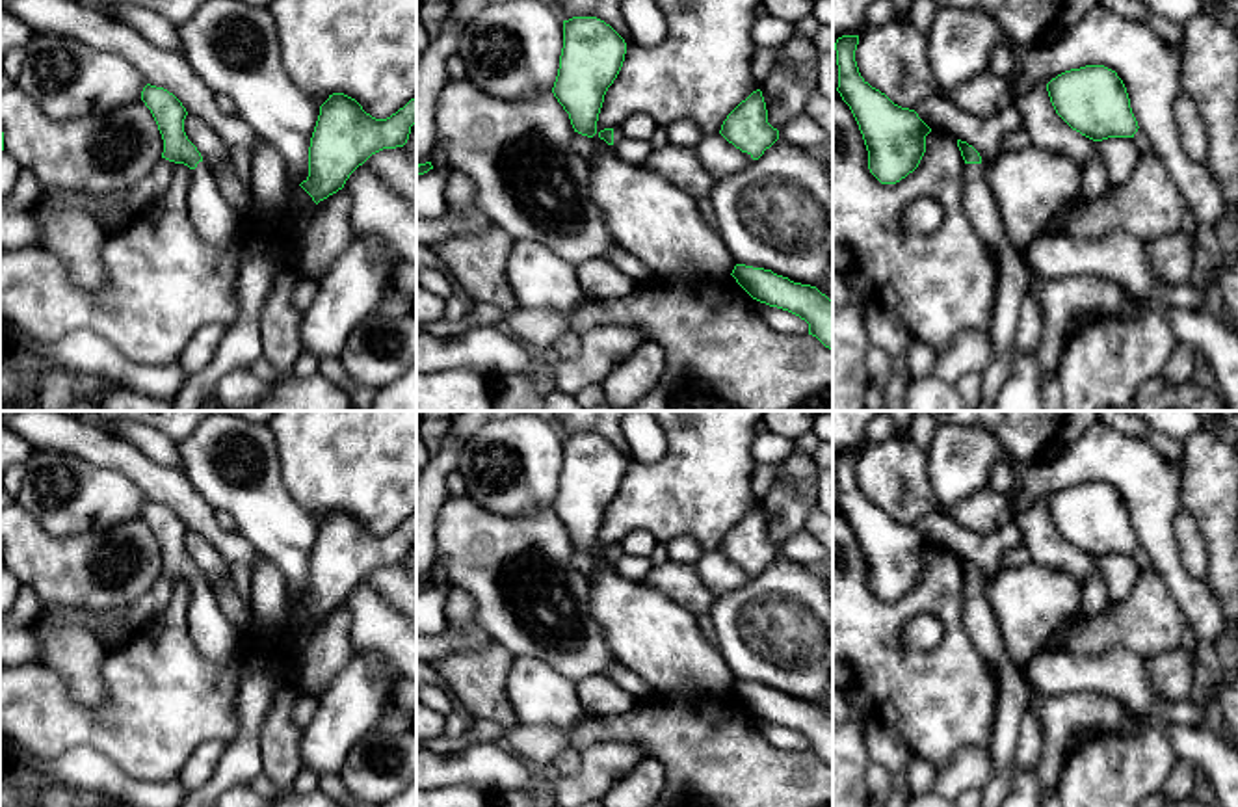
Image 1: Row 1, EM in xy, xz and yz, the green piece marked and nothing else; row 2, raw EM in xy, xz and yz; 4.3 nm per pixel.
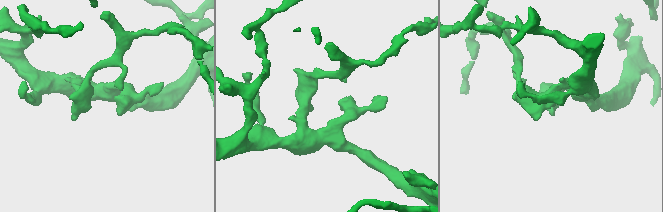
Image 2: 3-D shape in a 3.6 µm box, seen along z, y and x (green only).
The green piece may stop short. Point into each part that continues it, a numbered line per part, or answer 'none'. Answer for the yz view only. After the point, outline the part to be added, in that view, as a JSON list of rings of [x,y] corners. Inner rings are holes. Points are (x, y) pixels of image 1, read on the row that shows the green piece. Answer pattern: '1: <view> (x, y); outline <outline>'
1: yz (1012, 277); outline [[[965,164],[963,208],[978,236],[996,258],[996,296],[993,322],[993,361],[981,374],[981,402],[976,411],[991,411],[996,390],[1008,379],[1015,351],[1015,331],[1022,301],[1028,294],[1028,270],[1022,253],[1008,244],[998,205],[985,182],[983,164]]]

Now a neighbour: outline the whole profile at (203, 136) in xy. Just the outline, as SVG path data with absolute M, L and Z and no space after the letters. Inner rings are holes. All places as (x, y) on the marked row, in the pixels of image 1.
M188 113L184 119L184 132L201 152L203 162L208 169L217 160L230 156L230 149L223 143L216 130L210 125L206 125L201 117Z

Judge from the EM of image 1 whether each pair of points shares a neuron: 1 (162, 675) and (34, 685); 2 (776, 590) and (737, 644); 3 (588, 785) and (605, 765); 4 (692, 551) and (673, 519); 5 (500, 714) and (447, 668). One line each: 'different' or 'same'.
1: same
2: same
3: same
4: different
5: same

